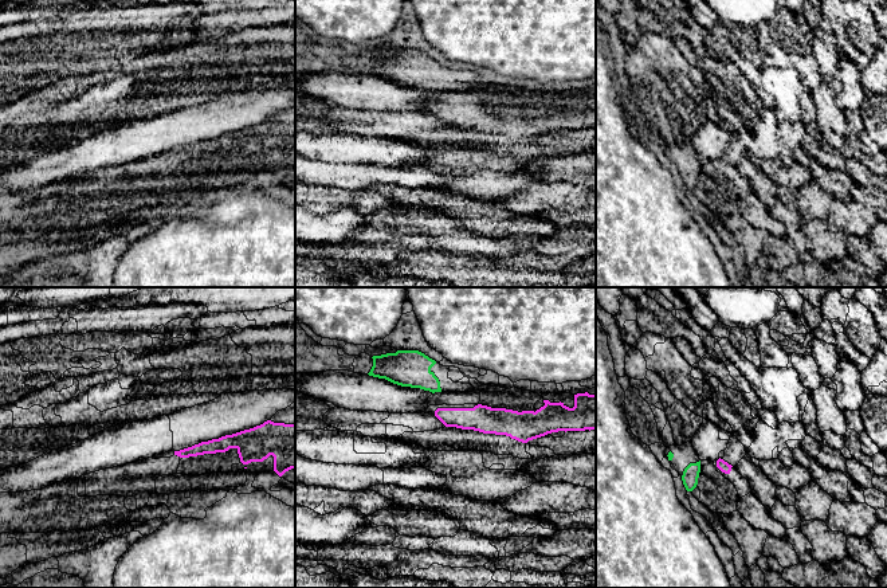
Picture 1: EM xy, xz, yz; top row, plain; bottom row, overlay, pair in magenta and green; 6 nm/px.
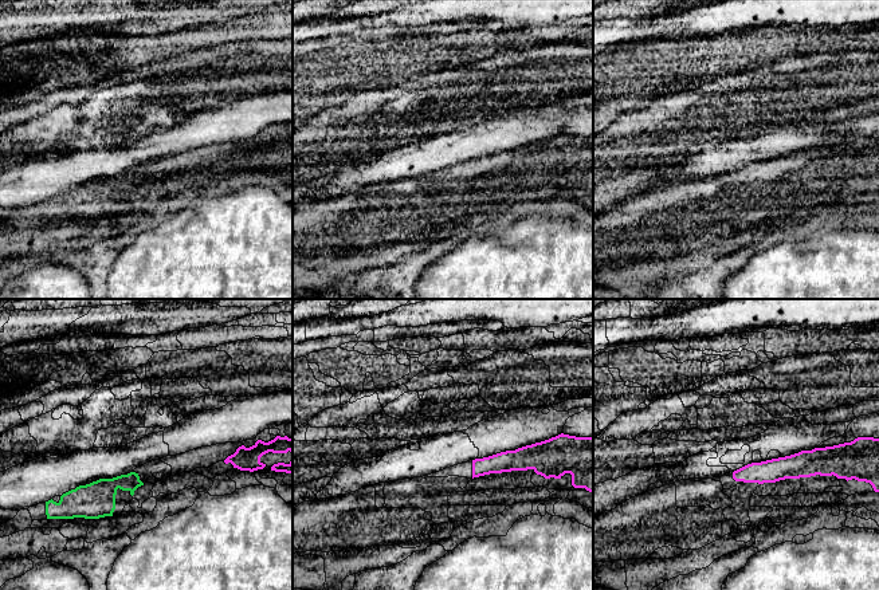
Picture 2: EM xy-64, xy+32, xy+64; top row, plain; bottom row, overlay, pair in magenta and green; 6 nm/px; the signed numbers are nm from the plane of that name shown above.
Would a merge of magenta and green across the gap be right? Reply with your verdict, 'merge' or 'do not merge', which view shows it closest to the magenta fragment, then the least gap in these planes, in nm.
do not merge; nearest in xz; 100 nm apart

